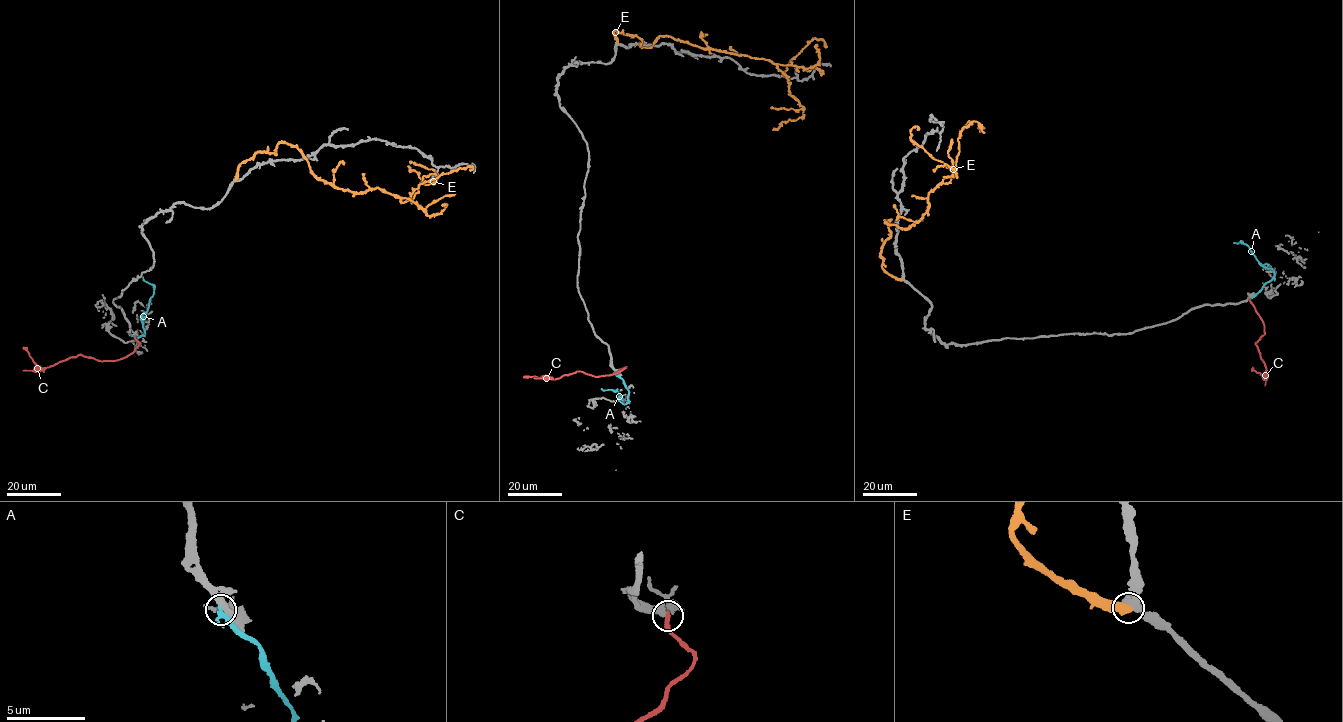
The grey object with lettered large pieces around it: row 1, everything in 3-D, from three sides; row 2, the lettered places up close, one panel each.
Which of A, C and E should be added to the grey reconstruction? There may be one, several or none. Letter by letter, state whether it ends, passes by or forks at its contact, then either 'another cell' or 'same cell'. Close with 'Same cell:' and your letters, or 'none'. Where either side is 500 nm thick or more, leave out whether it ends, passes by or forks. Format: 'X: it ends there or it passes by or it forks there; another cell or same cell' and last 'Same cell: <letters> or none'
A: it ends there; another cell
C: it ends there; another cell
E: another cell
Same cell: none

